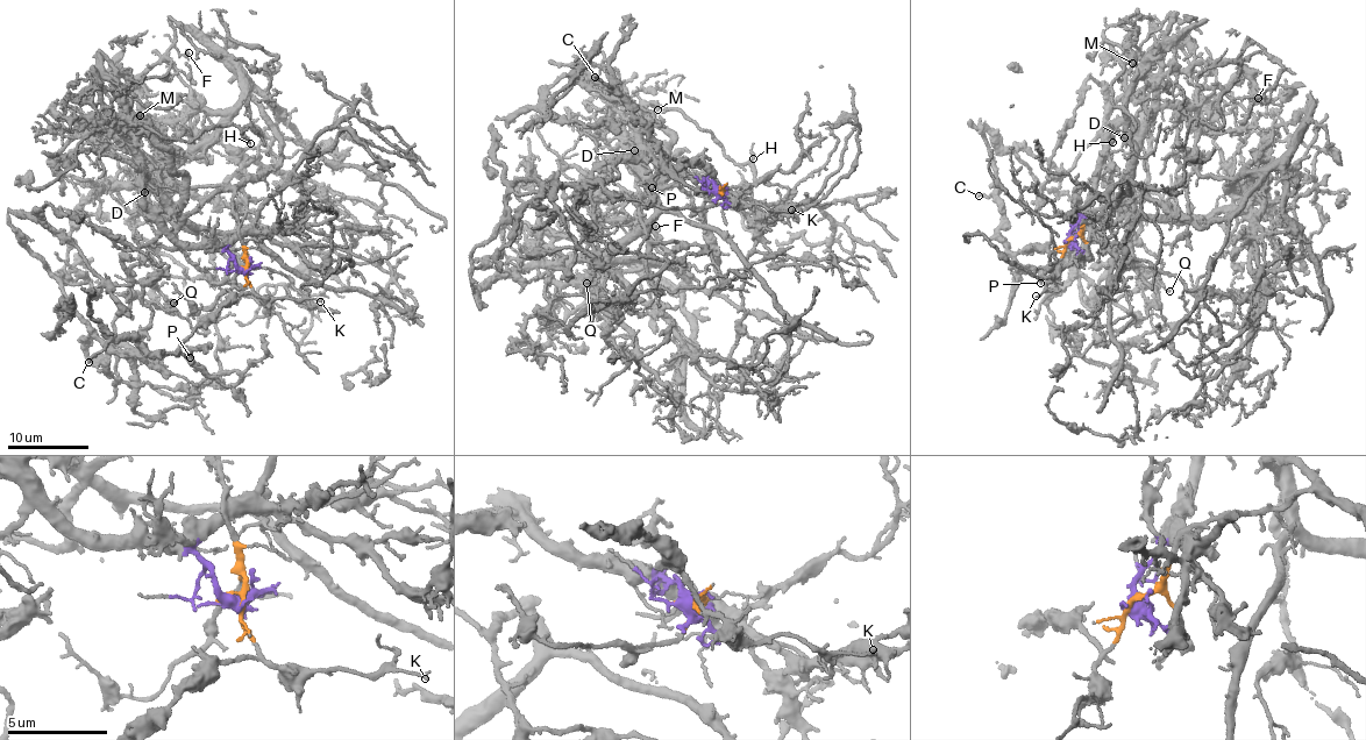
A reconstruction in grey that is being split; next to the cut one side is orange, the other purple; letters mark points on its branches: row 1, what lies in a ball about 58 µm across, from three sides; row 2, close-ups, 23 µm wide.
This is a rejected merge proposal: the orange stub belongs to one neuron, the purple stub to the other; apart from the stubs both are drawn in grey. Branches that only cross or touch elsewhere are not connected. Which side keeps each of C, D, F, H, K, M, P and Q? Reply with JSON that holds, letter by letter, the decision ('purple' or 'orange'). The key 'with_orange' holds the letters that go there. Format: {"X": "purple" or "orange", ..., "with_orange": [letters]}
{"C": "orange", "D": "purple", "F": "purple", "H": "purple", "K": "orange", "M": "purple", "P": "orange", "Q": "purple", "with_orange": ["C", "K", "P"]}

